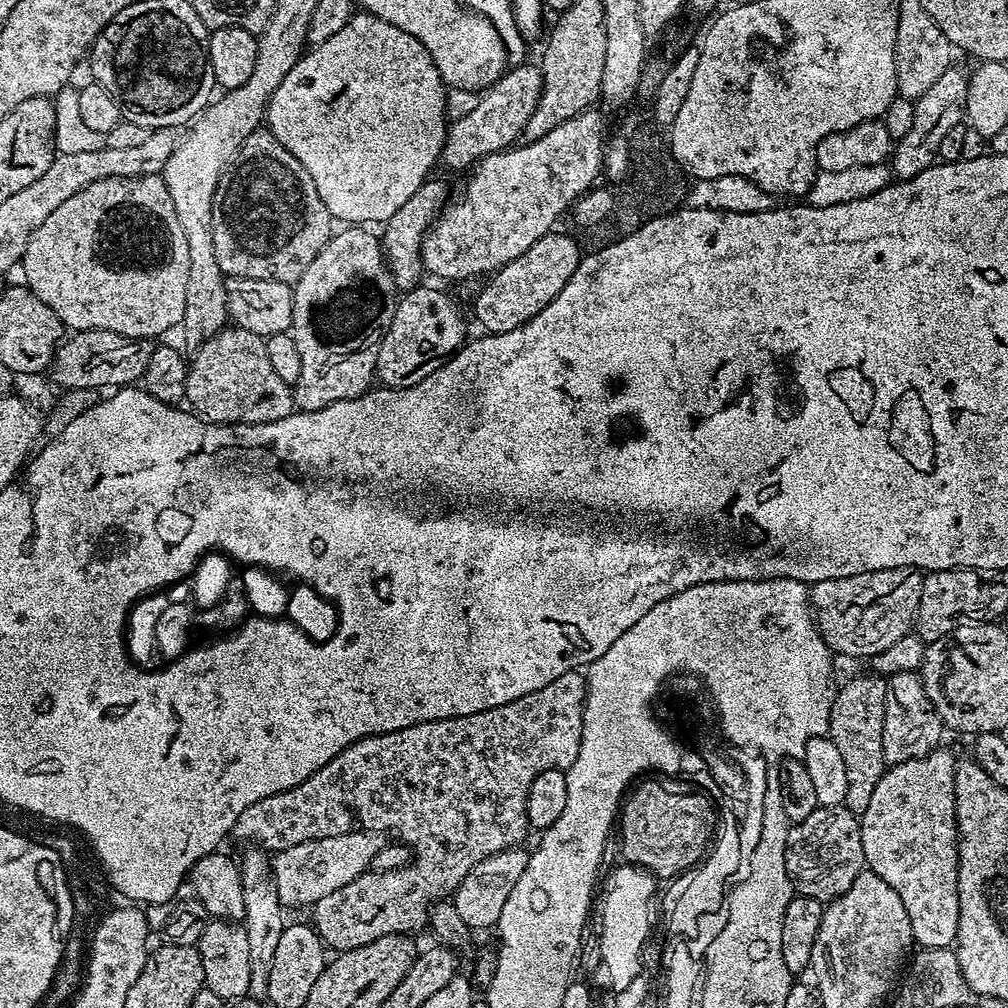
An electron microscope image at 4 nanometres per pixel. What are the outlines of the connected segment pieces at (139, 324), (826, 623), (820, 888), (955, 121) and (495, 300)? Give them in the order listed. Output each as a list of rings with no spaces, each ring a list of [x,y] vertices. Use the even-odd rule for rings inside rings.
[[[135,176],[134,178],[102,178],[74,194],[74,198],[66,198],[38,230],[34,230],[24,247],[23,283],[54,314],[60,319],[65,329],[77,332],[90,330],[110,330],[114,334],[122,334],[131,340],[152,340],[160,338],[163,332],[168,332],[172,327],[183,325],[184,311],[186,310],[186,277],[190,274],[190,250],[186,247],[186,234],[182,234],[182,225],[178,223],[178,214],[174,211],[174,202],[170,199],[170,190],[166,190],[166,182],[160,176]]]
[[[919,568],[874,570],[866,574],[850,574],[850,578],[818,582],[810,588],[816,629],[837,657],[874,657],[913,631],[923,588],[924,576]]]
[[[843,806],[818,807],[814,814],[810,814],[810,818],[789,827],[786,838],[786,870],[792,880],[793,889],[799,895],[809,896],[821,902],[837,900],[865,868],[860,822],[857,813],[850,809]]]
[[[953,66],[942,74],[942,78],[938,78],[938,82],[934,82],[934,86],[930,86],[930,90],[926,90],[926,94],[914,101],[914,122],[910,131],[895,141],[890,153],[890,172],[897,181],[914,178],[937,163],[942,138],[946,138],[950,129],[961,127],[967,93],[968,72]]]
[[[553,230],[548,235],[538,238],[526,254],[514,258],[510,263],[502,265],[496,272],[487,277],[484,289],[476,296],[476,320],[485,333],[505,332],[522,326],[534,314],[538,314],[570,282],[574,270],[578,270],[582,248],[560,230]]]

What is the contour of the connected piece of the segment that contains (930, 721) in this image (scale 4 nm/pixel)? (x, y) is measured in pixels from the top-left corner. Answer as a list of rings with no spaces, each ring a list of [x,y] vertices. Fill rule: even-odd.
[[[919,671],[894,673],[887,677],[886,722],[882,722],[882,754],[885,765],[901,764],[941,747],[940,740],[946,735],[942,718],[936,707],[926,698],[926,690],[920,681]]]

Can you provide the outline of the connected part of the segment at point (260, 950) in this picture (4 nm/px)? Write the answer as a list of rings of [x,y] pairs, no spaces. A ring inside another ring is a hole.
[[[249,847],[244,857],[239,857],[242,886],[244,887],[245,916],[242,921],[249,939],[250,986],[249,995],[256,999],[265,999],[268,995],[269,972],[275,947],[278,946],[282,930],[286,926],[284,907],[277,896],[276,888],[270,879],[270,860],[259,847]]]

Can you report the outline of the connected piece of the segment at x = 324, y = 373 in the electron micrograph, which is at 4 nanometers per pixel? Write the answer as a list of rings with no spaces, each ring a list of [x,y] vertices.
[[[348,226],[343,230],[328,239],[318,258],[306,266],[292,289],[290,334],[302,361],[302,371],[294,386],[294,404],[302,412],[322,410],[334,402],[358,398],[373,387],[380,343],[394,318],[398,289],[388,268],[381,237],[364,226]]]

